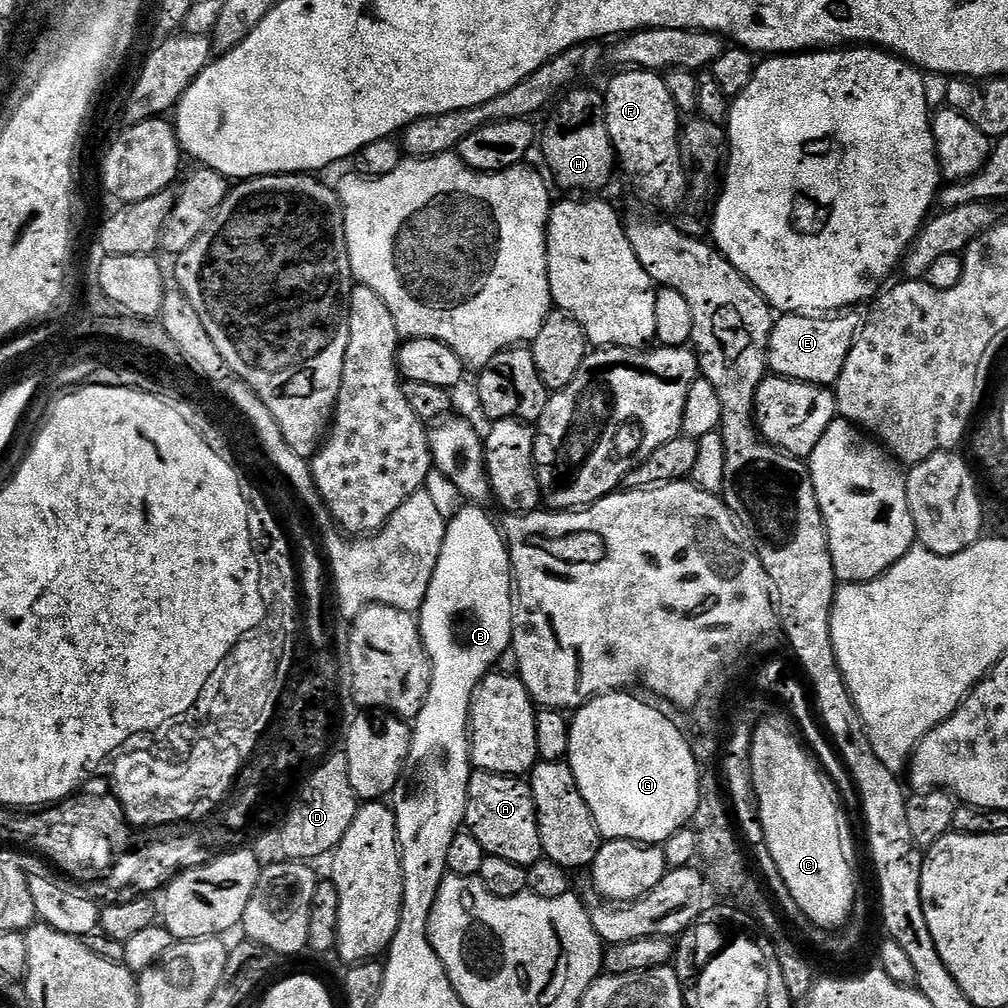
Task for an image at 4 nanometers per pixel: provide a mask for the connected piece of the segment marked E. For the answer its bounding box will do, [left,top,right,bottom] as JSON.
[768,314,862,385]

